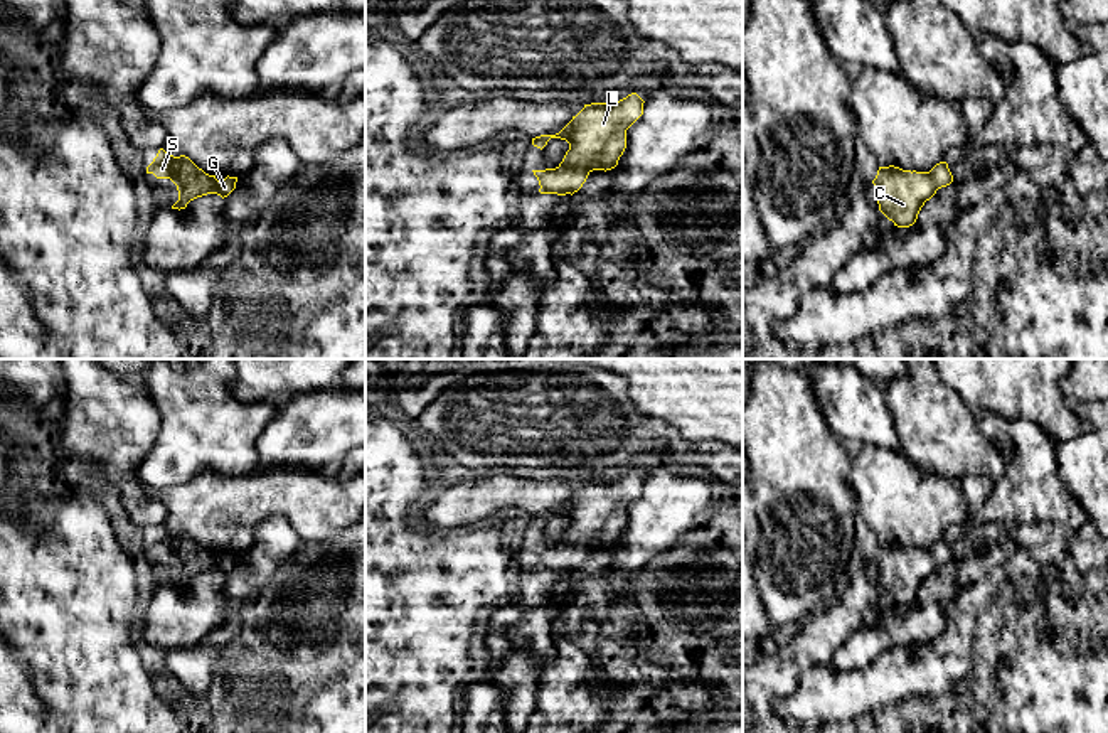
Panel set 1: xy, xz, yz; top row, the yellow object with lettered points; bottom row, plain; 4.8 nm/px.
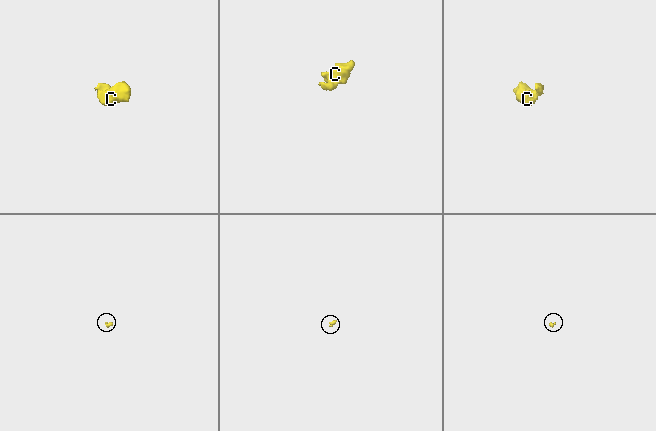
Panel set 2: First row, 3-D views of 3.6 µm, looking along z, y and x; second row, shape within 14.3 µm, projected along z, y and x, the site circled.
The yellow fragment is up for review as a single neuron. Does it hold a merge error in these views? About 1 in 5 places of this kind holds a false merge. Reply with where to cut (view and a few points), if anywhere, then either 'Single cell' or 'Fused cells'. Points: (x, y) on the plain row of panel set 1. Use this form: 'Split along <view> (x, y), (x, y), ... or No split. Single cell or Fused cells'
No split. Single cell

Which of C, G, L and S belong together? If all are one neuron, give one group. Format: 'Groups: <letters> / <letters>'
Groups: C G L S

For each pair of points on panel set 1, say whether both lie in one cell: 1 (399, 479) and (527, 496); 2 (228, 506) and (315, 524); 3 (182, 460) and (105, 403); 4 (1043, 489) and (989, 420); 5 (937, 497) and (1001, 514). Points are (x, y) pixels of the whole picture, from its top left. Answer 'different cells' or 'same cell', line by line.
1: different cells
2: same cell
3: different cells
4: same cell
5: different cells

